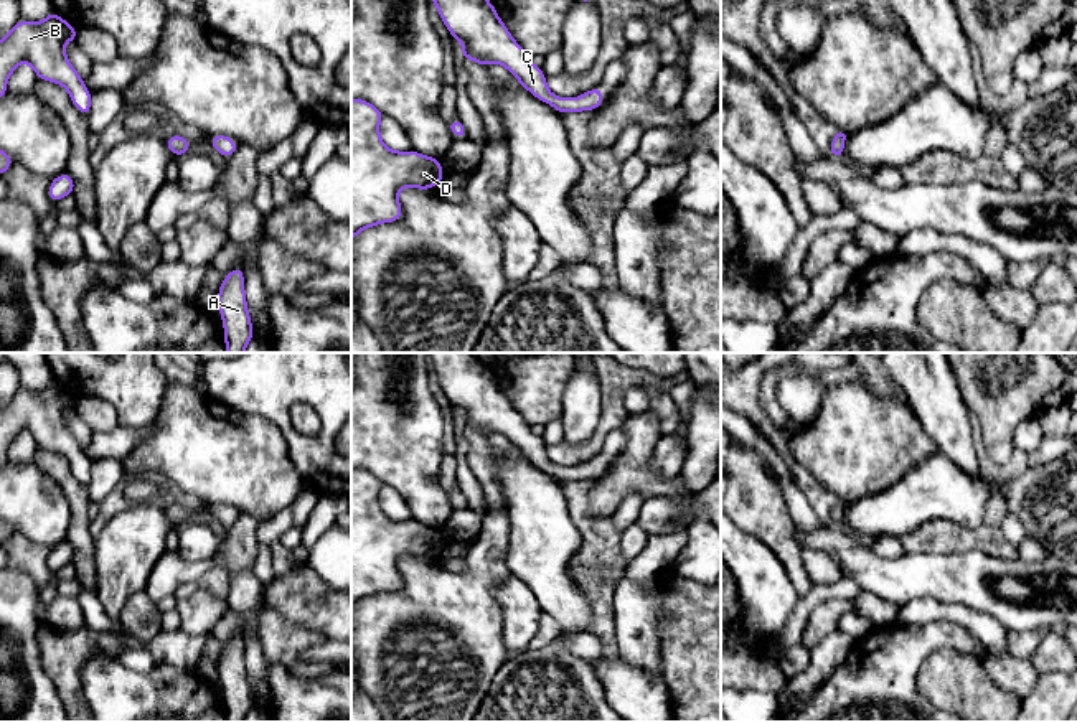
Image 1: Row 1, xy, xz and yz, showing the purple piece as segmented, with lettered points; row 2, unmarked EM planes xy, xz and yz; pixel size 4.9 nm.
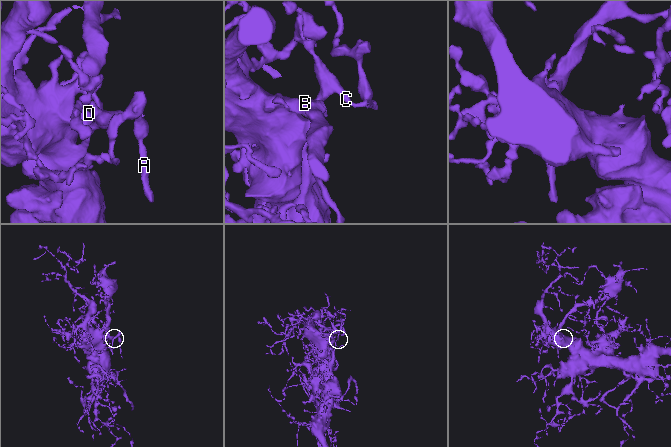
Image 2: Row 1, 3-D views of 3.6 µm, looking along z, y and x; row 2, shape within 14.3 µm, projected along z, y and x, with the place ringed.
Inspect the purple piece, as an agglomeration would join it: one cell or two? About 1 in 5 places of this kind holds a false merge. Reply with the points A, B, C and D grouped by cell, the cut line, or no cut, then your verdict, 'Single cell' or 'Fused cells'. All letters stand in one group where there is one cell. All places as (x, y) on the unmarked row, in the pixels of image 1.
Groups: A B C D. No split. Single cell

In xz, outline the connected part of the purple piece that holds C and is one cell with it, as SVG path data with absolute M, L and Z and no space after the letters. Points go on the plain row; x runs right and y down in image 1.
M429 353L429 364L454 410L465 412L459 420L462 427L482 435L503 434L524 458L559 483L595 480L605 470L600 455L576 468L553 465L543 438L531 432L531 425L511 407L495 376L472 353Z

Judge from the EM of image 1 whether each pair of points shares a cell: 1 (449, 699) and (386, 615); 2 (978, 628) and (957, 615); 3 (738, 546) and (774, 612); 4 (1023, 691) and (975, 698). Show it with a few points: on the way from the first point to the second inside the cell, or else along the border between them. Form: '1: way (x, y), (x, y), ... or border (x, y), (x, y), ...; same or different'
1: way (427, 678), (427, 663), (401, 637); same
2: way (973, 623), (962, 615); same
3: way (751, 562), (767, 595); same
4: border (983, 668), (997, 684), (1011, 691), (1021, 701); different

